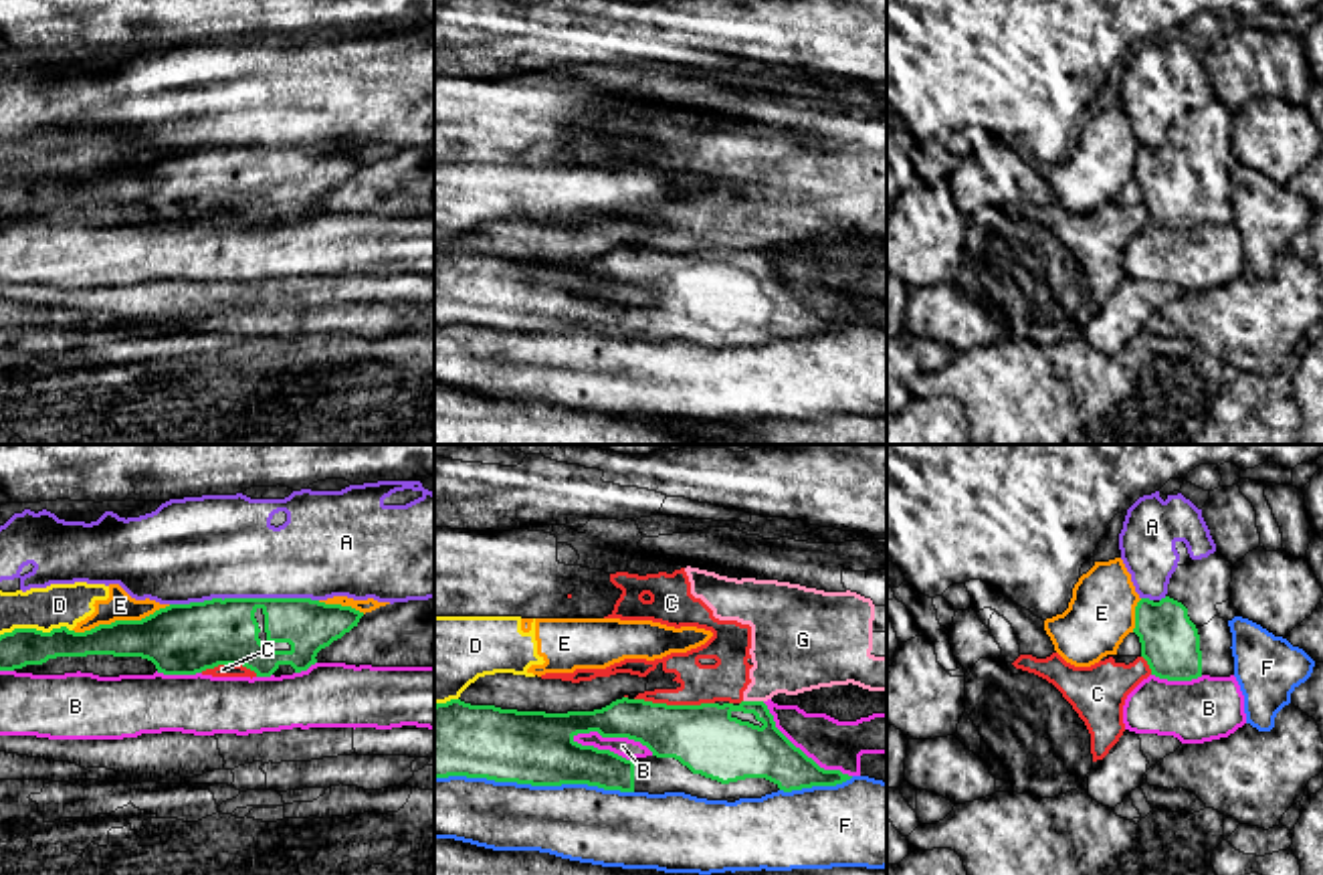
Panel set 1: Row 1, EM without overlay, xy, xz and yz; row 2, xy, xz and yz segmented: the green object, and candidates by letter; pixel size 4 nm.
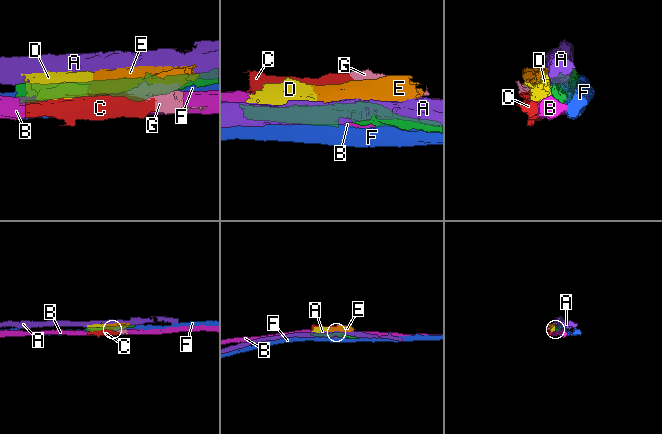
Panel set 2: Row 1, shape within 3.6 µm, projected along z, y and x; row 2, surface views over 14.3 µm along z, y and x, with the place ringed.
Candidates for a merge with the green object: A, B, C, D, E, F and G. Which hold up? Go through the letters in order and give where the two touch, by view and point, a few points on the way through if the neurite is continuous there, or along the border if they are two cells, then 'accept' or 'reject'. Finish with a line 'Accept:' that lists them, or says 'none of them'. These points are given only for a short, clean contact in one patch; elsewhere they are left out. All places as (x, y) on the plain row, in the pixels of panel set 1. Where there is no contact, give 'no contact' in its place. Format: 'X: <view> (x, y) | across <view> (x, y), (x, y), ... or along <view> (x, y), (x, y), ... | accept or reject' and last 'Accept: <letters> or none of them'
A: xy (243, 146) | reject
B: xz (613, 283) | reject
C: xz (675, 253) | along xz (635, 245), (667, 251), (714, 251) | reject
D: xy (35, 176) | reject
E: xy (122, 168) | reject
F: xz (534, 332) | reject
G: xz (754, 249) | along xz (744, 247), (762, 249) | reject
Accept: none of them

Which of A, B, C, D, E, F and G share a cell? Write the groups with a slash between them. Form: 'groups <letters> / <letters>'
groups A / B / C G / D E / F

